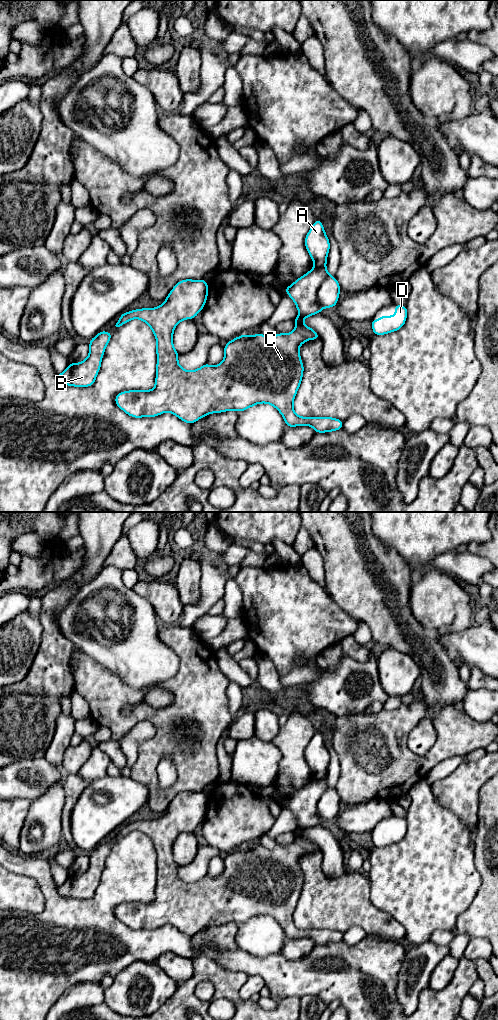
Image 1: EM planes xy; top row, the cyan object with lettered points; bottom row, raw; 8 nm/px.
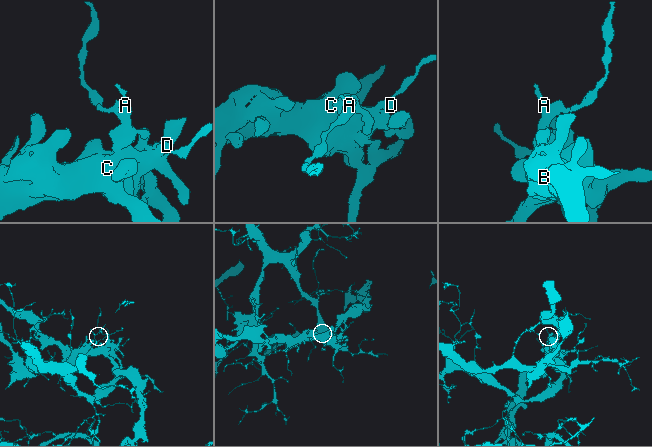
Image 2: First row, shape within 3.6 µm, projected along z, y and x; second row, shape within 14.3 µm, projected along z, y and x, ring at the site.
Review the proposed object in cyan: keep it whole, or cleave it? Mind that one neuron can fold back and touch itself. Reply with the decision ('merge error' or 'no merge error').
merge error

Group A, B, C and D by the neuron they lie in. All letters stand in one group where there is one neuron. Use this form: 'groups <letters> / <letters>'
groups A D / B C

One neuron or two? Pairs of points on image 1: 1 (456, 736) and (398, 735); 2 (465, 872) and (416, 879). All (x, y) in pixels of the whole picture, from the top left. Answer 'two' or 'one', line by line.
1: one
2: one

